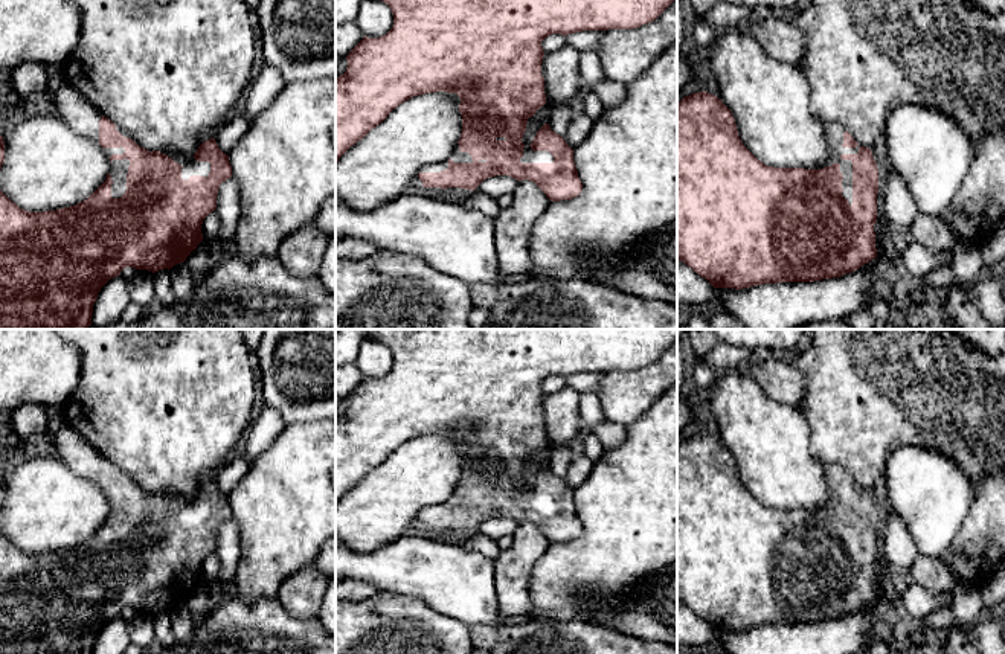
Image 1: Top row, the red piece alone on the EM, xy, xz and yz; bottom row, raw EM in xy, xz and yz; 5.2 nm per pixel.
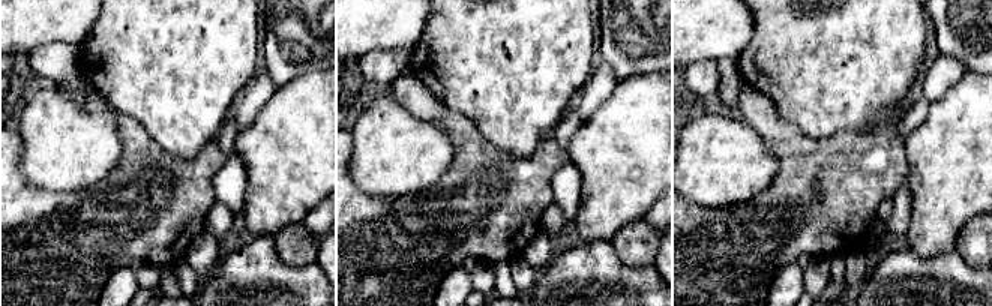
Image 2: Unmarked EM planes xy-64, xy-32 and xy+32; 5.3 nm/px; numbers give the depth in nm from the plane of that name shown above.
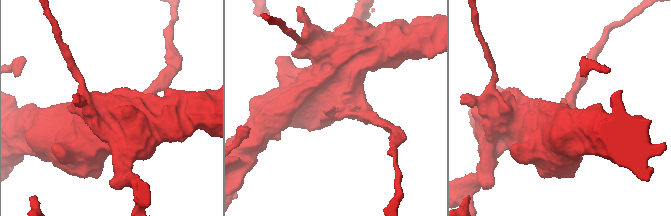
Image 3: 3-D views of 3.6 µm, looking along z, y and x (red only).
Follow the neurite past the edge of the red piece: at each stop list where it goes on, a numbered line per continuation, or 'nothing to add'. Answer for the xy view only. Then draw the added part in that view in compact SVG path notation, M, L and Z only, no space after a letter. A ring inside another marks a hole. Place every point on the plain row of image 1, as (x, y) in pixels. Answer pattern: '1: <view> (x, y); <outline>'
1: xy (118, 511); M111 502L108 515L111 517L111 538L120 540L127 532L127 515L128 515L130 502Z

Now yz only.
1: yz (834, 473); M830 463L825 468L825 474L827 474L827 485L828 485L828 491L830 491L830 500L827 508L831 508L833 505L839 505L840 506L840 514L843 517L842 521L842 537L843 540L848 541L849 547L852 546L852 503L851 502L842 502L840 497L842 495L857 495L859 494L859 488L856 489L843 489L843 474L845 474L845 468L839 463Z

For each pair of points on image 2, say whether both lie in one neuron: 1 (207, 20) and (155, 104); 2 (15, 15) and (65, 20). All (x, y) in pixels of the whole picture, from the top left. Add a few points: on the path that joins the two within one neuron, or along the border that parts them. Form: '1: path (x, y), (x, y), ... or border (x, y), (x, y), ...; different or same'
1: path (186, 41), (176, 51), (176, 83); same
2: path (27, 15), (53, 15); same

